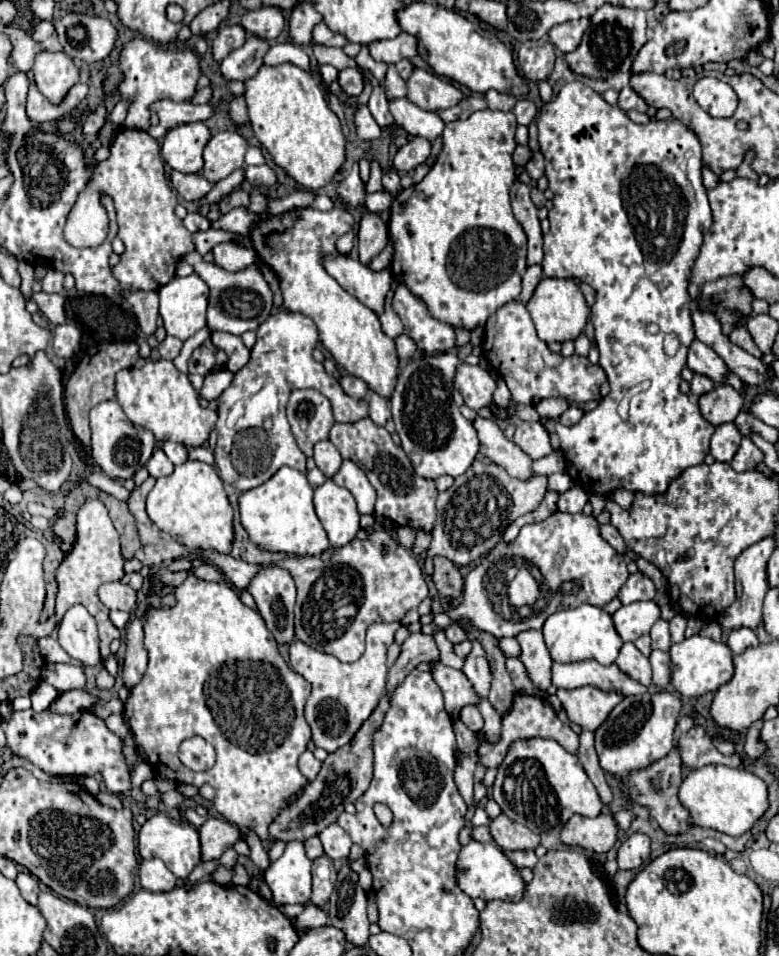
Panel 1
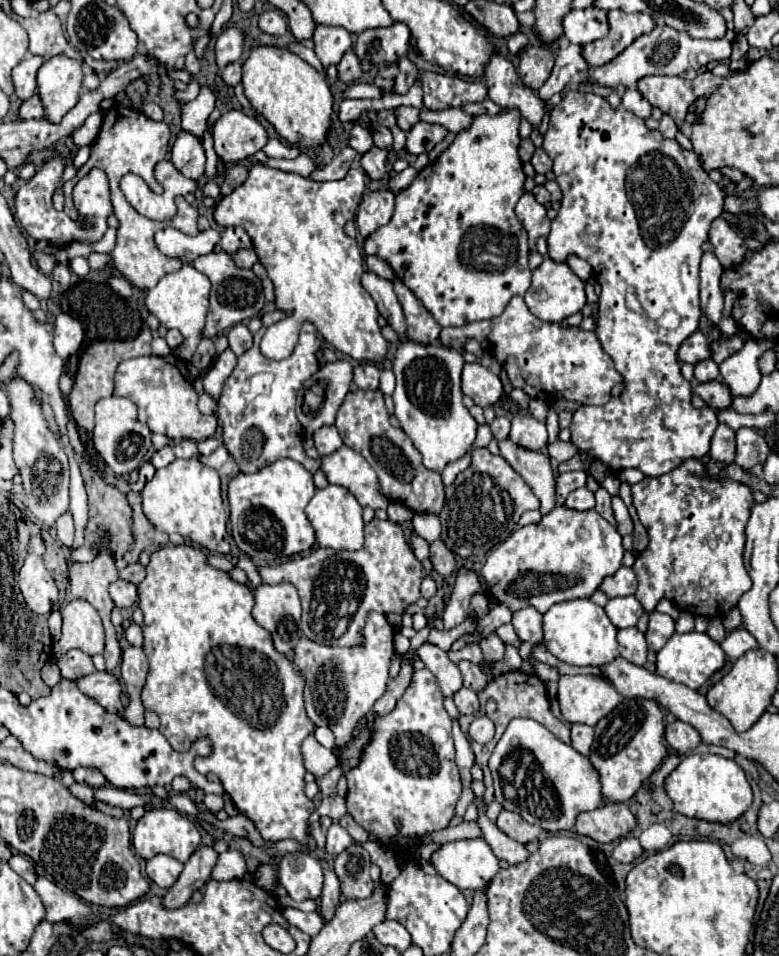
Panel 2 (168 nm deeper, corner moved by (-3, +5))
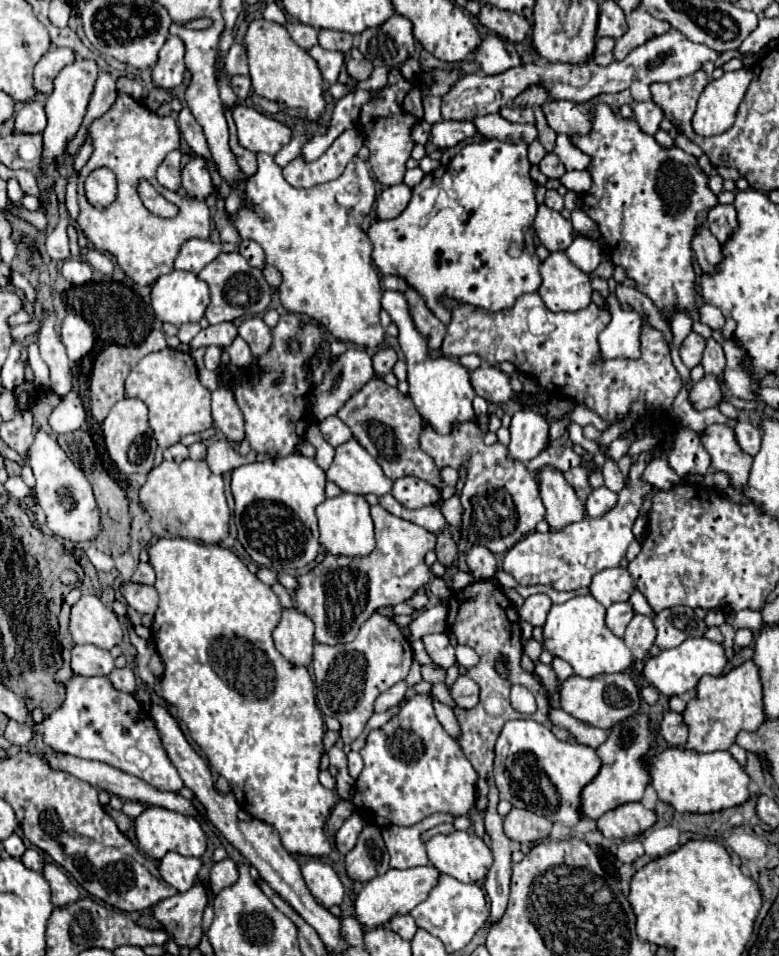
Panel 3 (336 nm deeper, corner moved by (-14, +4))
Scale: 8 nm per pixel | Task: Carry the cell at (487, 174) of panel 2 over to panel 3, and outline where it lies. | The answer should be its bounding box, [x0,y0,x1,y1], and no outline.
[368,139,542,325]

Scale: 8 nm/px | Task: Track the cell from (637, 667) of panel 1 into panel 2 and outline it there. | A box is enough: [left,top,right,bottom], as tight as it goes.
[617,626,647,666]

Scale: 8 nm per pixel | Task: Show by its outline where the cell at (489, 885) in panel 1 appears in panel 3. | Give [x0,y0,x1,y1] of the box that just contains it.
[426,831,492,883]

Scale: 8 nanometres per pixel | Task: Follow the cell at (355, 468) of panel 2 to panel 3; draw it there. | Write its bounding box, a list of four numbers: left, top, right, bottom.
[326,439,394,497]

